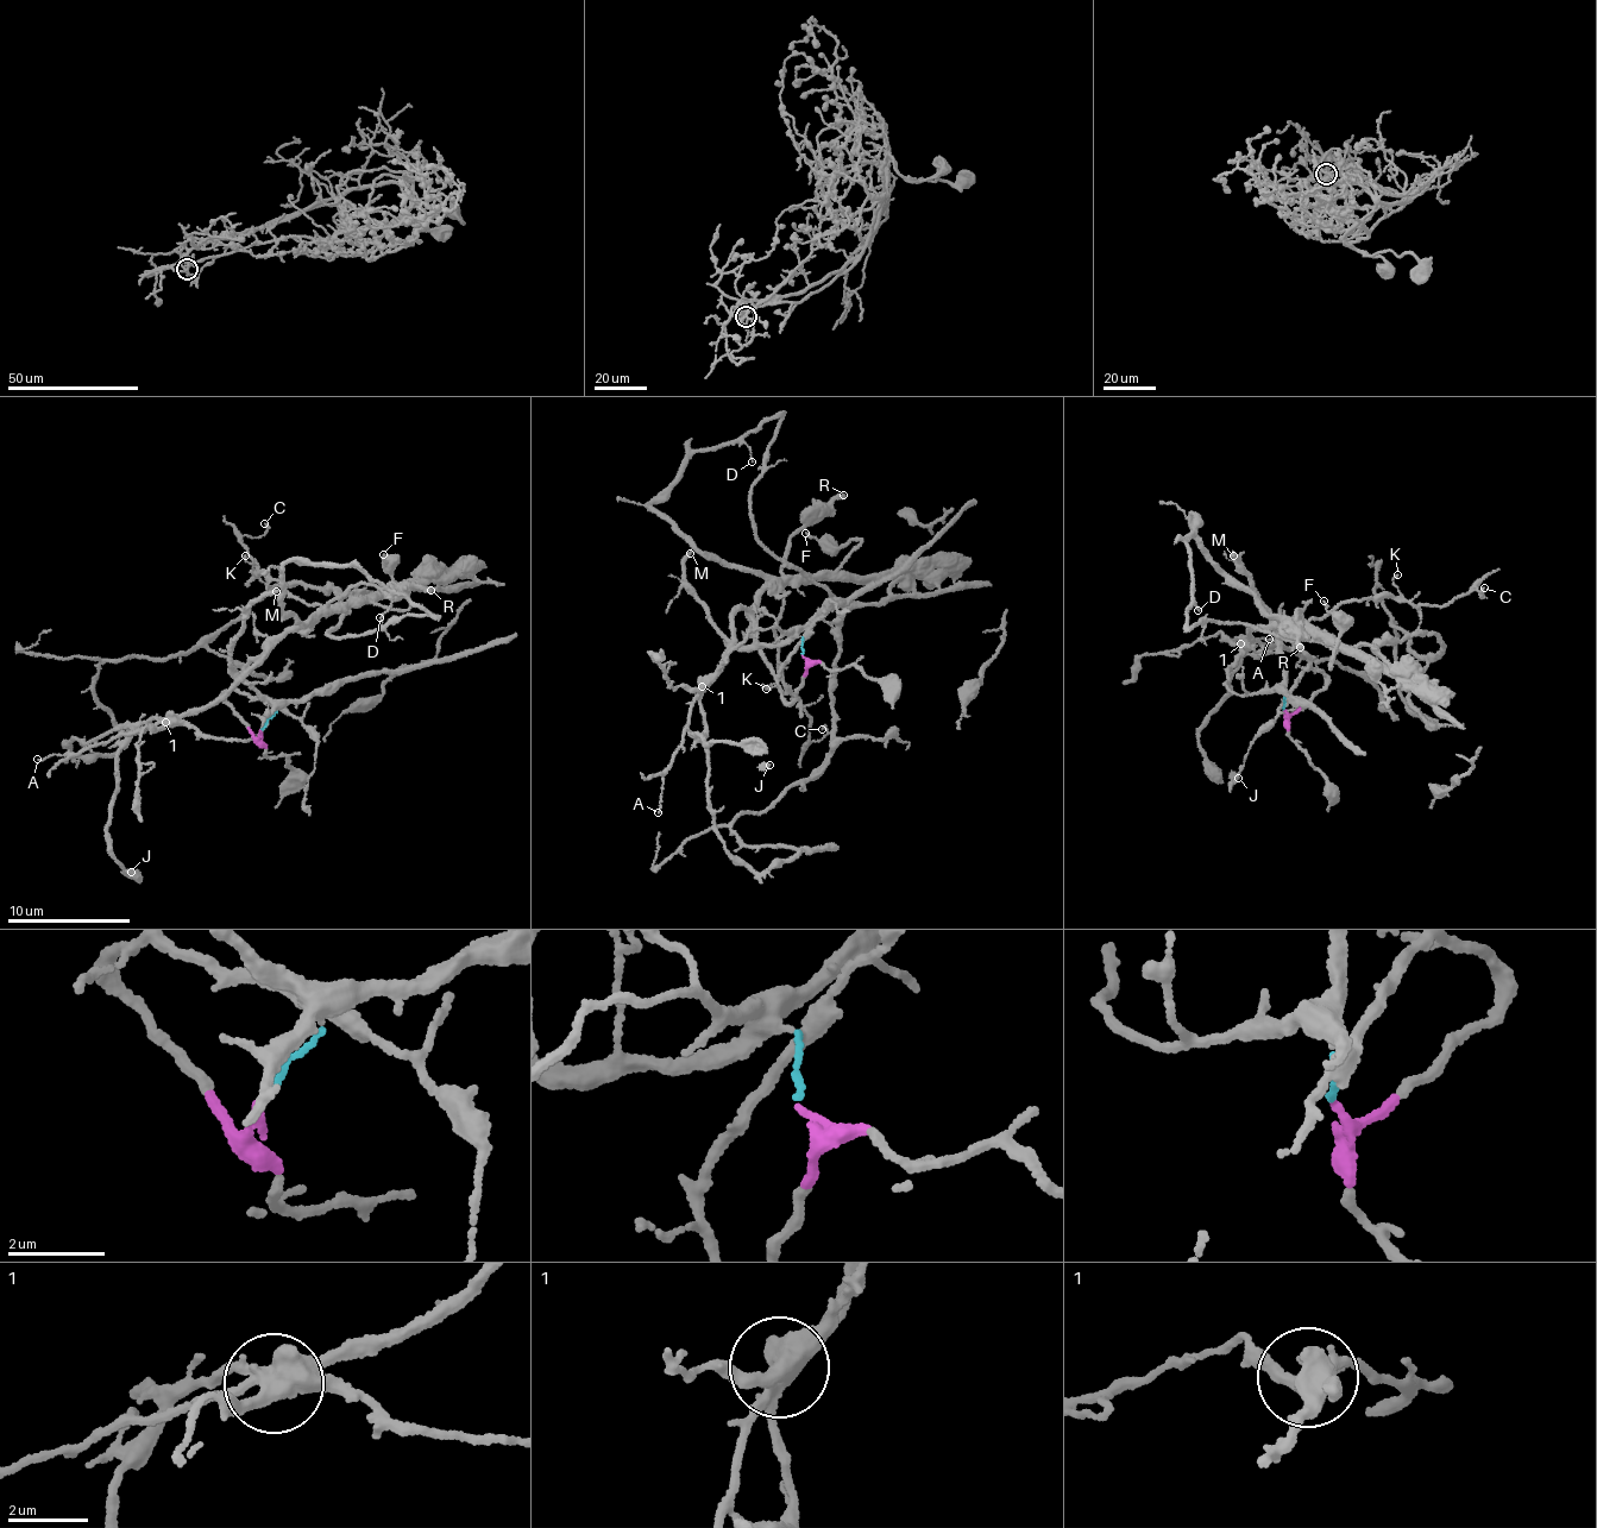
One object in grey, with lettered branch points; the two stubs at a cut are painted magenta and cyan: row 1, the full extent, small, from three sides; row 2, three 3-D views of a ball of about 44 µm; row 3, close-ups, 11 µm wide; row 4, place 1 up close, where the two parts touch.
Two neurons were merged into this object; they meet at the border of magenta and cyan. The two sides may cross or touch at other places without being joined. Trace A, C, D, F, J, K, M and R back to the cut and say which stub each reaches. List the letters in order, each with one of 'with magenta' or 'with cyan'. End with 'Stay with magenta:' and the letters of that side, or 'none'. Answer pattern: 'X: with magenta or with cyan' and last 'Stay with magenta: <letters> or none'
A: with cyan
C: with magenta
D: with magenta
F: with magenta
J: with magenta
K: with magenta
M: with cyan
R: with magenta
Stay with magenta: C, D, F, J, K, R

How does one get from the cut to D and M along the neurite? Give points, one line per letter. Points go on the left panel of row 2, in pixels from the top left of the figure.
D: (261, 728), (250, 730), (225, 695), (306, 623), (278, 608), (283, 566), (352, 565), (391, 595), (379, 616)
M: (262, 729), (276, 704), (241, 678), (232, 664), (231, 646), (253, 601), (277, 591)

